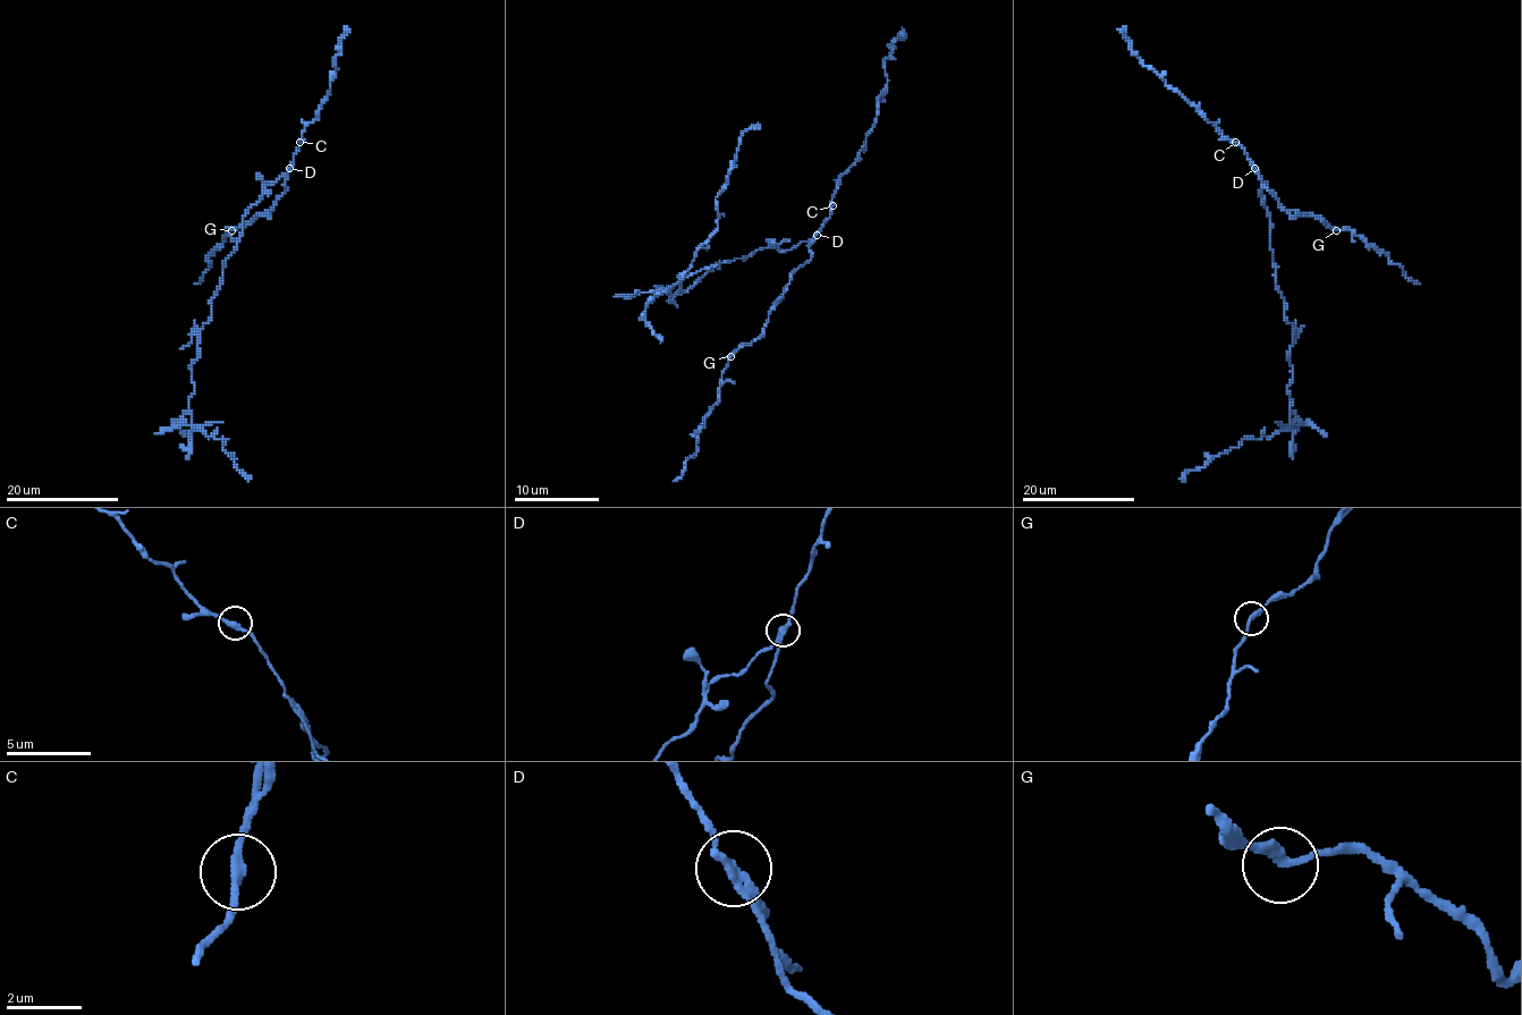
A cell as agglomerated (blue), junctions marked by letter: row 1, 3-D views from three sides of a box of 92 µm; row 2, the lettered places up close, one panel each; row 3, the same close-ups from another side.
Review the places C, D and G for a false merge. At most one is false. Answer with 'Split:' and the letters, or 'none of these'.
Split: D

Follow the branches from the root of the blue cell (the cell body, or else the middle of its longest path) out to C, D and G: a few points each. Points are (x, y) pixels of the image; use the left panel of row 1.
C: (231, 253), (246, 211), (260, 199), (265, 185), (276, 183), (287, 171), (299, 142)
D: (231, 253), (246, 211), (260, 199), (265, 185), (276, 183), (289, 168)
G: (231, 253), (246, 211), (260, 199), (265, 185), (286, 174), (286, 191), (273, 210), (231, 230)

